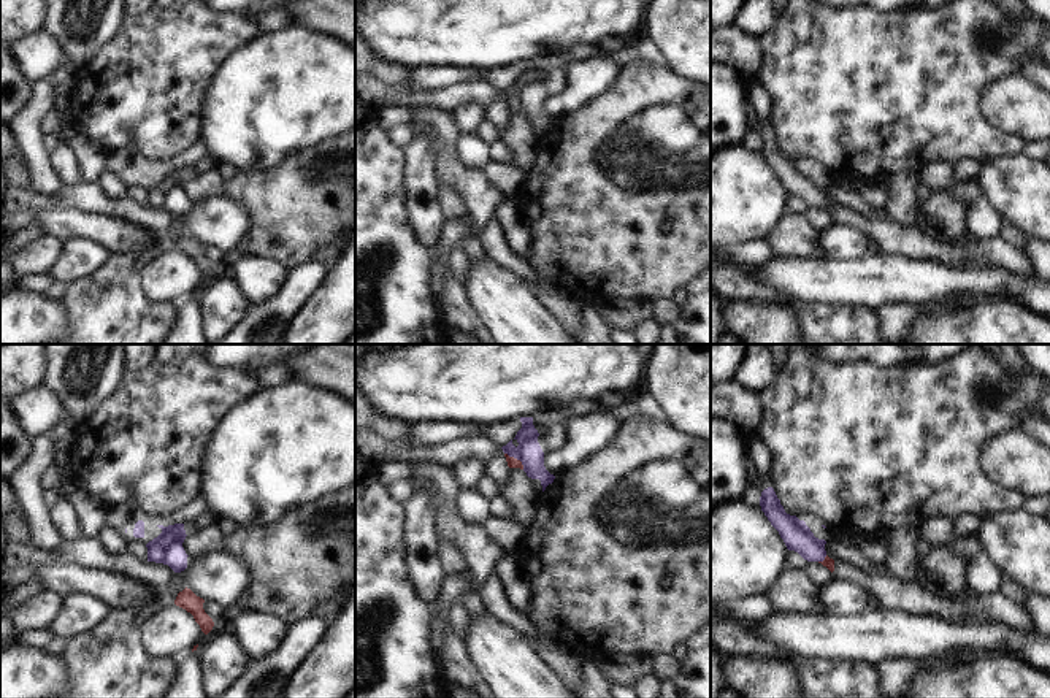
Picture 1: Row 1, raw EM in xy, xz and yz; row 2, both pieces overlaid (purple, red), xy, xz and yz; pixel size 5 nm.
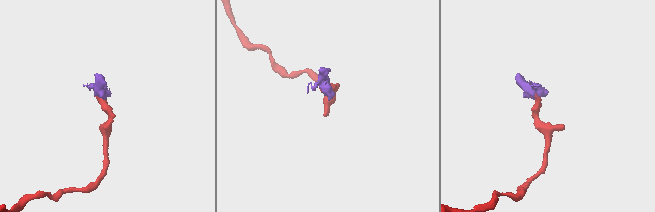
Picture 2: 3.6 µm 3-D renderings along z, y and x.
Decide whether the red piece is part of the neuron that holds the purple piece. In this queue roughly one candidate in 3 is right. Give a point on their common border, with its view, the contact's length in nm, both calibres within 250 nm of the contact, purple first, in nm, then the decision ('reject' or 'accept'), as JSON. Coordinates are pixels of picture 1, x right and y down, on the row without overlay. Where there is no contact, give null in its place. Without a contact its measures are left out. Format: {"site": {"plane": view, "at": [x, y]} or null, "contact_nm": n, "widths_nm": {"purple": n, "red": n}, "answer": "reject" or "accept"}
{"site": {"plane": "xz", "at": [516, 102]}, "contact_nm": 130, "widths_nm": {"purple": 130, "red": 50}, "answer": "accept"}

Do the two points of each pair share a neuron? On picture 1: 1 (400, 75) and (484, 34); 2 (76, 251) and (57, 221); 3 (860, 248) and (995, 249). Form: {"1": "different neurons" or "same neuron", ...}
{"1": "different neurons", "2": "different neurons", "3": "different neurons"}

